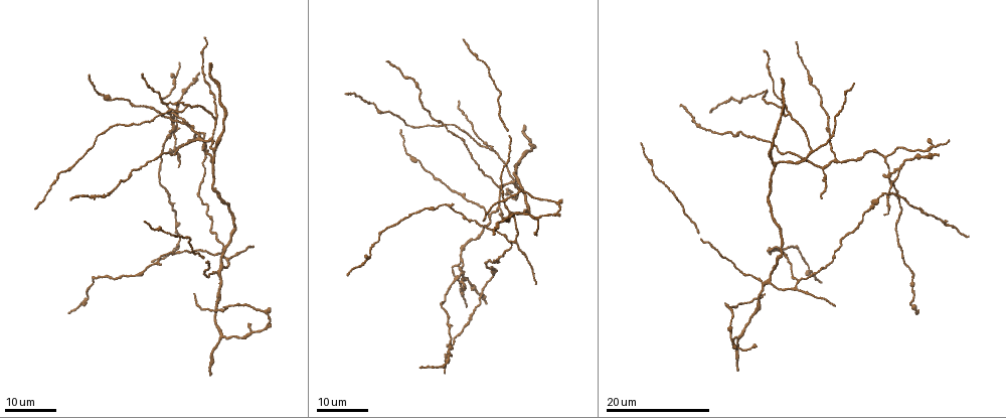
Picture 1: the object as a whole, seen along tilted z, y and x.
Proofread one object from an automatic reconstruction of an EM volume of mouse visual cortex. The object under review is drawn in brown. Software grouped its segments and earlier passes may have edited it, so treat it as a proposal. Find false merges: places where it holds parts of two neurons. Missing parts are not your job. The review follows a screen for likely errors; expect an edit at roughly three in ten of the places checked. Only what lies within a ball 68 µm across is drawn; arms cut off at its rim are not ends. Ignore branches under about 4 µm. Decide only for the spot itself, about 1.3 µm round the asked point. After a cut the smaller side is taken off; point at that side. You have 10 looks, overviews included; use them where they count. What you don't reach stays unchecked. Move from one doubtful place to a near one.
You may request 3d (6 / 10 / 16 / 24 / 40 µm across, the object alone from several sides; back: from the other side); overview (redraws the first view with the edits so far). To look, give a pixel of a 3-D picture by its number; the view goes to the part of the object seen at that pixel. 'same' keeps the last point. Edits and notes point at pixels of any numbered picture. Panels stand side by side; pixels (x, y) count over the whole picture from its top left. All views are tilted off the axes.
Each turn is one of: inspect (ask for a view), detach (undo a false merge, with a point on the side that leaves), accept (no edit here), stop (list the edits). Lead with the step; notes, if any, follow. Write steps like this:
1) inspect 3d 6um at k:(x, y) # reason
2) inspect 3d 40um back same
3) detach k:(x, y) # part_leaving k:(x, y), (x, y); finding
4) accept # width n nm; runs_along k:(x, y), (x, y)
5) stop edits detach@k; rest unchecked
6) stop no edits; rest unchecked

inspect 3d 24um at 1:(155, 265) # three arms meet

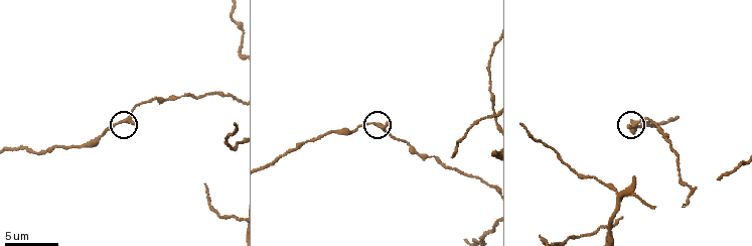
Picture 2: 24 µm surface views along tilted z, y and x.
inspect 3d 10um at 2:(375, 122)

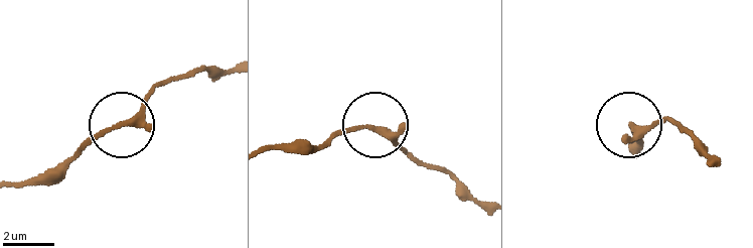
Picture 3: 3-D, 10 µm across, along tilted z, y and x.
inspect 3d 6um at 3:(126, 122) # zoom in

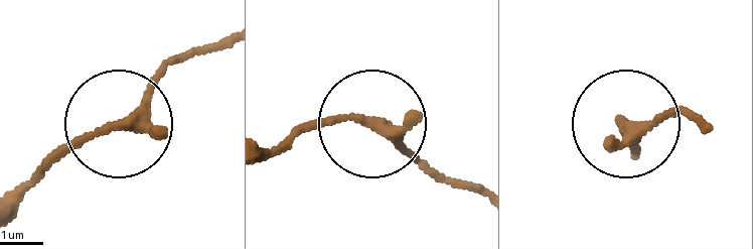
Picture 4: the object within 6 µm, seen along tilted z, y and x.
accept # width 210 nm; runs_along 4:(218, 43), (171, 64), (134, 111), (17, 195); one neuron here

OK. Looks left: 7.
inspect 3d 24um at 1:(216, 118) # branch point

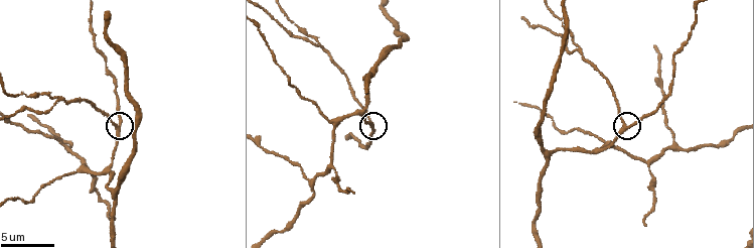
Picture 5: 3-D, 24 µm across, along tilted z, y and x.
inspect 3d 6um at 5:(627, 128)

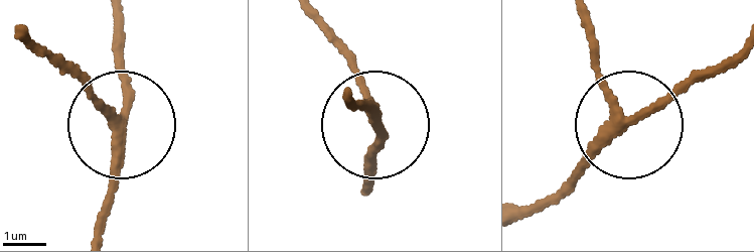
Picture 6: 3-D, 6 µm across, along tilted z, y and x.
accept # width 220 nm; runs_along 6:(95, 226), (122, 143), (123, 21); continuous, no second neuron

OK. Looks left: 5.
inspect 3d 16um at 5:(331, 166) # three arms meet

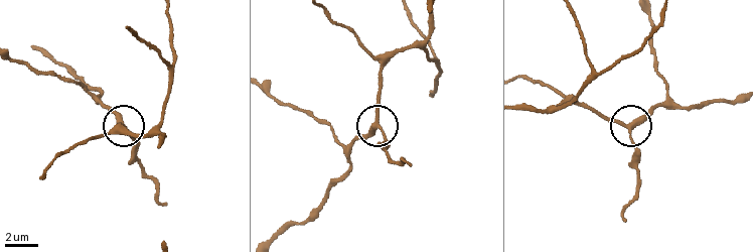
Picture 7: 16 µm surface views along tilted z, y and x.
detach 7:(136, 144) # part_leaving 7:(631, 133), (637, 187), (626, 208), (625, 221); two neurons meet here

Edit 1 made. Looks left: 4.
inspect overview

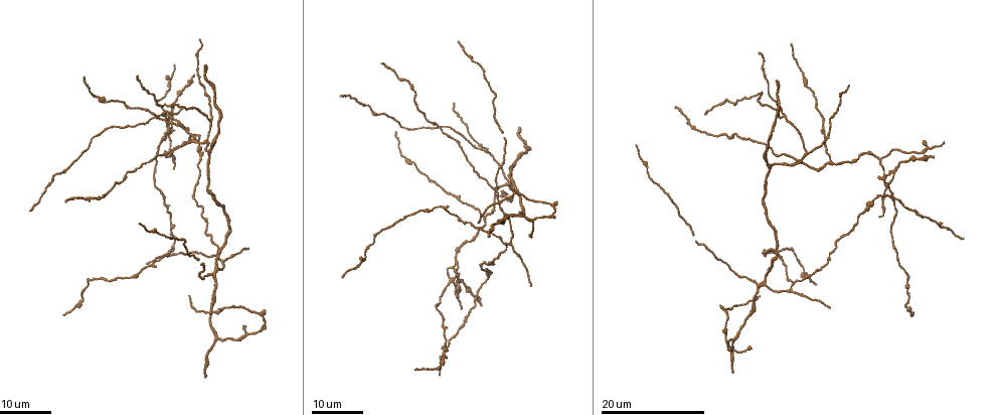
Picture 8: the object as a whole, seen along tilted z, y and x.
inspect 3d 24um at 8:(216, 268) # branch point

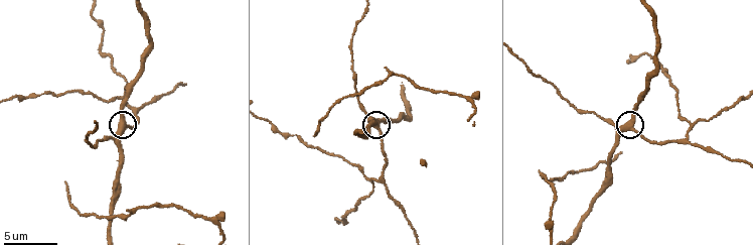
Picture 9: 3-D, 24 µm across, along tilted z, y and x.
inspect 3d 10um at 9:(379, 128) # closer look

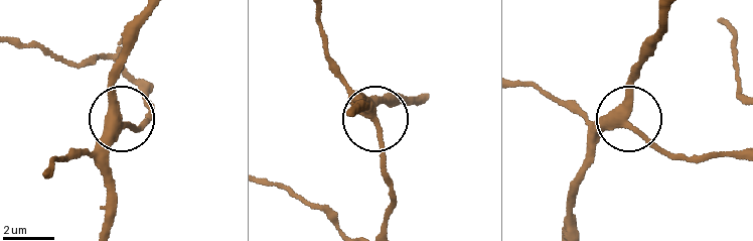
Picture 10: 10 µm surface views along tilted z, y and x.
accept # width 310 nm; all the same neuron

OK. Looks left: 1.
inspect 3d 10um at 5:(357, 112) # branch point

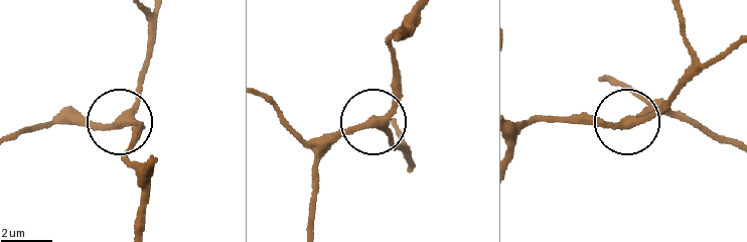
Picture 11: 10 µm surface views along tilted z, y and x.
accept # runs_along 11:(523, 125), (561, 119), (634, 124), (676, 97); one neuron here

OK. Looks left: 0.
stop edits detach@7; rest unchecked

